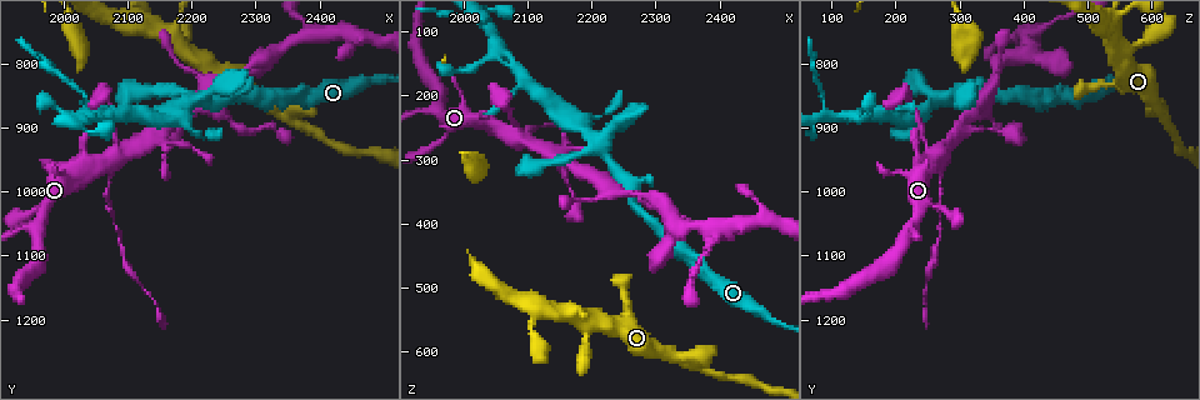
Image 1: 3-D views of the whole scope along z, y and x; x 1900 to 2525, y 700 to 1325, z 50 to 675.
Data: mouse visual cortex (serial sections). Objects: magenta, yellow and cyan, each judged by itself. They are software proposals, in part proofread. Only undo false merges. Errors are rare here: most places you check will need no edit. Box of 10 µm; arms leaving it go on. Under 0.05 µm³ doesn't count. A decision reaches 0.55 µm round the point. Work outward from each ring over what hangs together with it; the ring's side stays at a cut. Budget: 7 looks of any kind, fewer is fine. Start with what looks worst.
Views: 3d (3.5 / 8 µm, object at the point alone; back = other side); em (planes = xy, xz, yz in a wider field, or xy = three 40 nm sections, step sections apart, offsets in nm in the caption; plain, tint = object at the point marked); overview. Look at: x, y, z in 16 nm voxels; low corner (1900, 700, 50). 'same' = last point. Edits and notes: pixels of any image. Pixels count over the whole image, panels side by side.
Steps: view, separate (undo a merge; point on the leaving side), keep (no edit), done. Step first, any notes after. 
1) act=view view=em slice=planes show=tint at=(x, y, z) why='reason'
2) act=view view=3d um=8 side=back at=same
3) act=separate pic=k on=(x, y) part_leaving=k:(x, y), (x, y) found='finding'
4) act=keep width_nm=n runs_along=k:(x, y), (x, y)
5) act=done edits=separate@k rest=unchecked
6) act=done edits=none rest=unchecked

act=view view=em slice=xy step=3 show=tint at=(2260, 890, 350) why='thick turns thin'

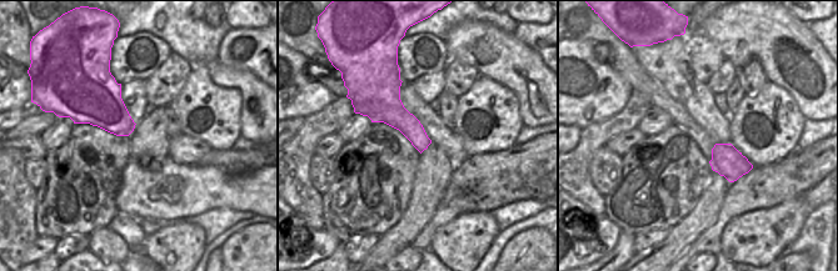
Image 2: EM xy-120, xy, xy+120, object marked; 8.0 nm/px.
act=view view=3d um=3.5 side=back at=same

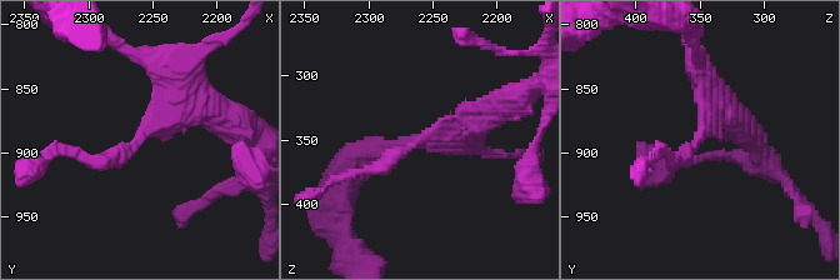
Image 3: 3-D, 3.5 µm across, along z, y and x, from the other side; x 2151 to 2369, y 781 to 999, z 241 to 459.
act=keep runs_along=3:(483, 115), (353, 173) found='one cell here'

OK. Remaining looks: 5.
act=view view=3d um=3.5 at=(2170, 755, 535)

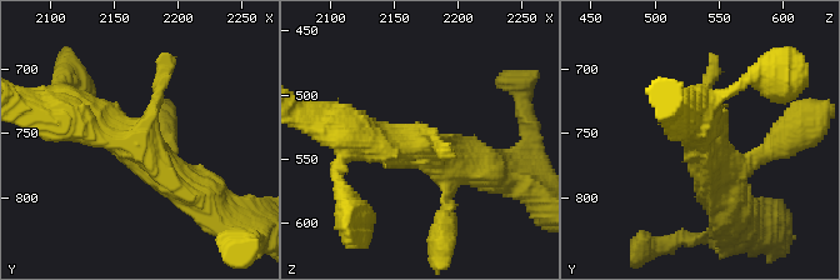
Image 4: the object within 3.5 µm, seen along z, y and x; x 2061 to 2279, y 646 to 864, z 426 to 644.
act=view view=em slice=xy step=5 show=tint at=(2168, 754, 536) arms=3 arm_widths_nm=150,350,400 why='now the EM'

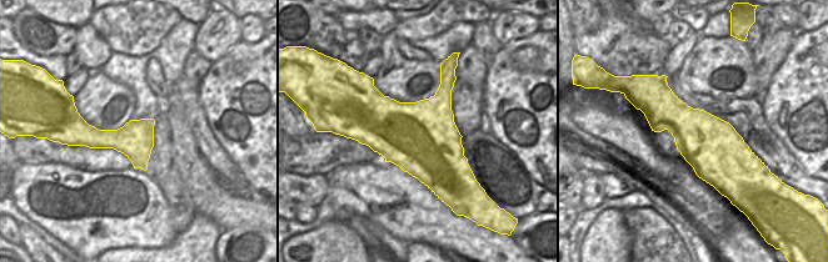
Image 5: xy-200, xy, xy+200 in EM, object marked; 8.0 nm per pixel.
act=view view=em slice=xy step=2 show=tint at=same

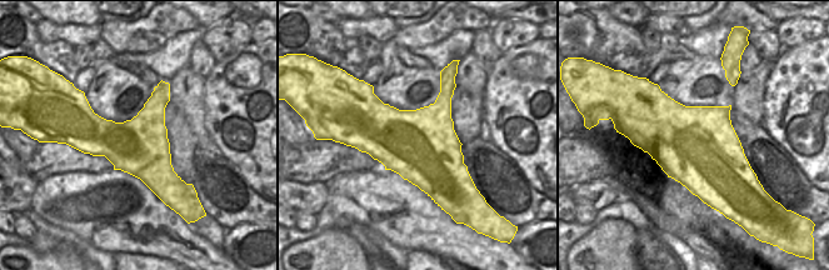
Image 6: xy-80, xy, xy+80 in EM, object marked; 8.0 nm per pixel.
act=keep runs_along=4:(199, 190), (138, 140), (65, 118) found='all the same cell'

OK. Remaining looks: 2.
act=view view=3d um=8 side=back at=(2055, 880, 125) why='three-way junction'

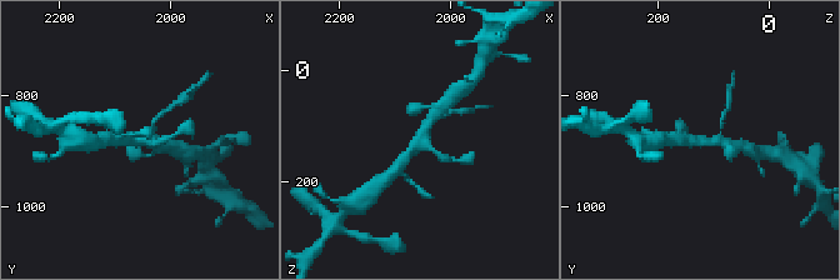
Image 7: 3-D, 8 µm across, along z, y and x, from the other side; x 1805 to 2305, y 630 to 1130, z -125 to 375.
act=view view=em slice=xy step=2 show=tint at=same arms=3 arm_widths_nm=200,250,350 why='now the EM'

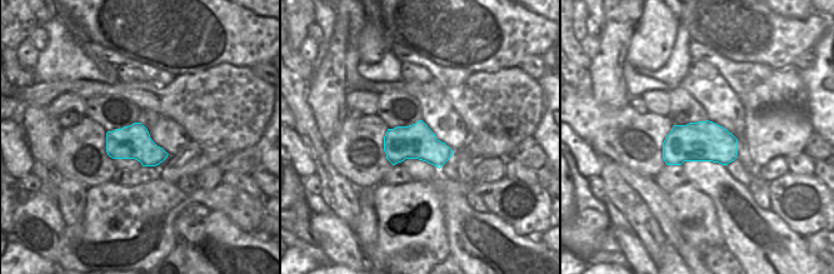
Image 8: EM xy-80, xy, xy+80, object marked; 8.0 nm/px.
act=keep runs_along=7:(396, 166), (436, 113) found='all the same cell'

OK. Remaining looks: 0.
act=done edits=none rest=unchecked

